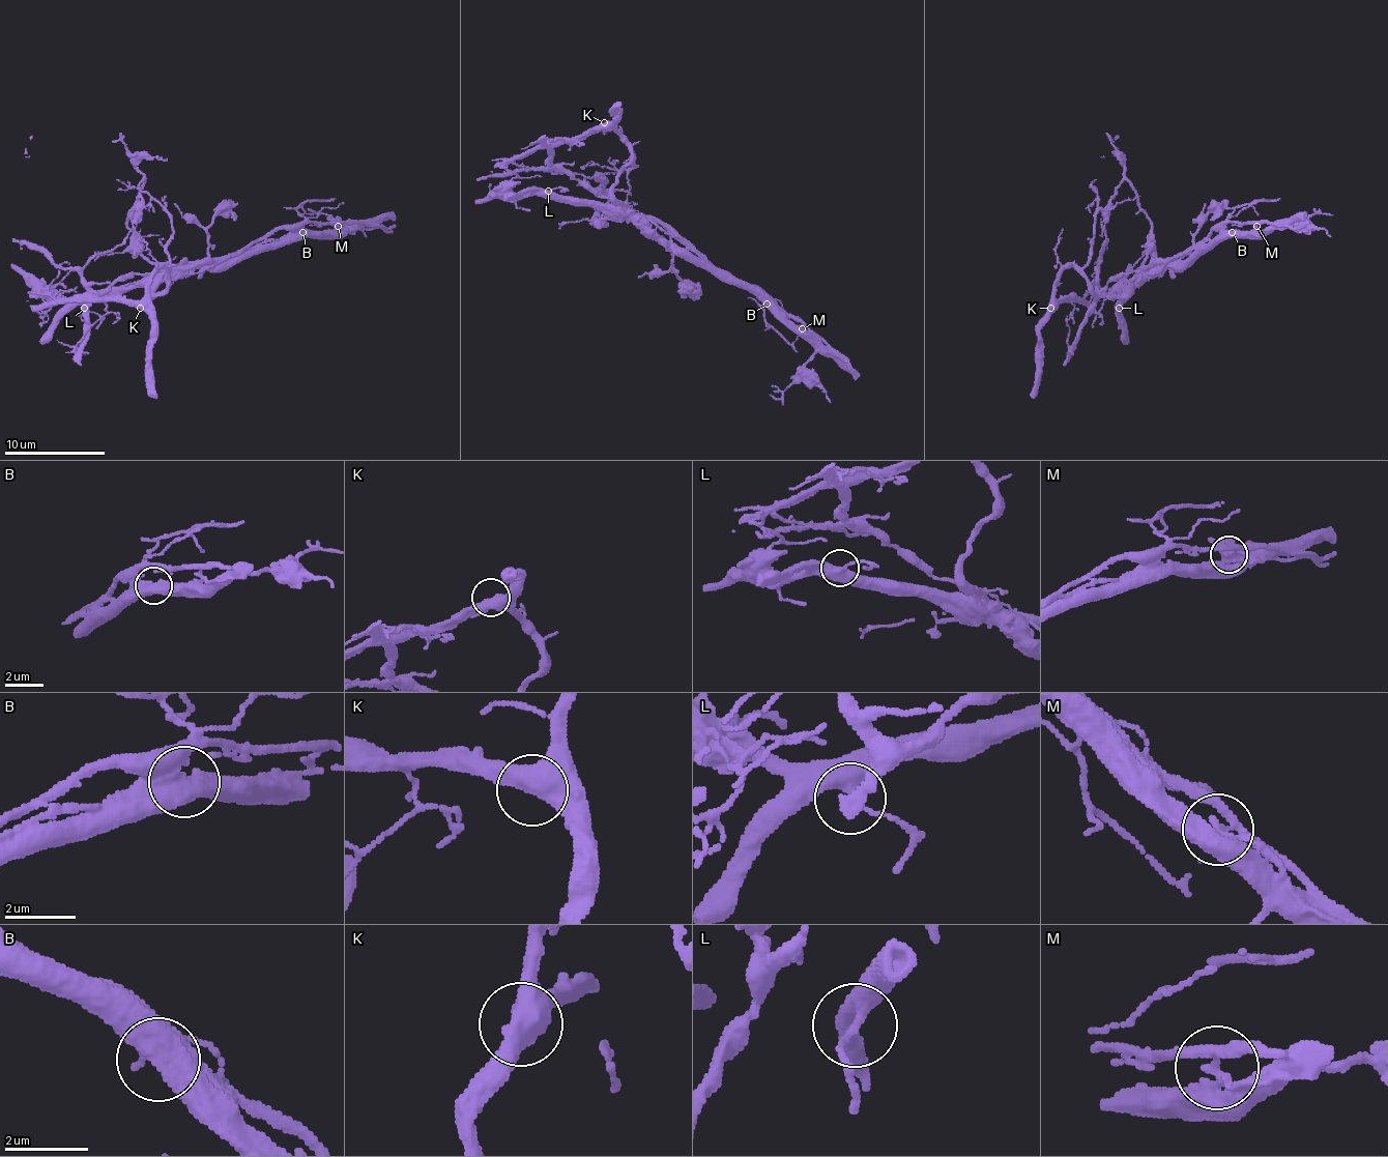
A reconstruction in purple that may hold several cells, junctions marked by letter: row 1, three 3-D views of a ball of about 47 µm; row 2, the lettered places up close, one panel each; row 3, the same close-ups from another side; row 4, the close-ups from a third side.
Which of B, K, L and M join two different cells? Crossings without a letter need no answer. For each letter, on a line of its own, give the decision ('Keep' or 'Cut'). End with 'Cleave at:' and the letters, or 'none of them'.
B: Cut
K: Keep
L: Keep
M: Cut
Cleave at: B, M

